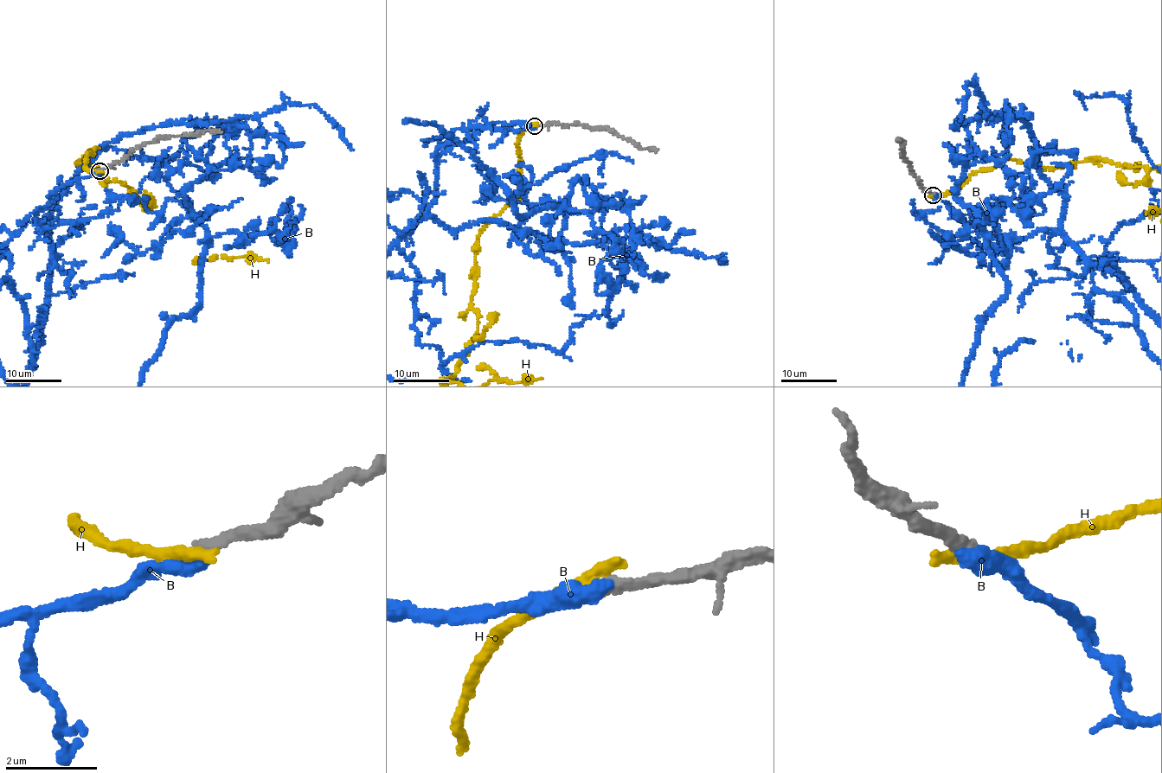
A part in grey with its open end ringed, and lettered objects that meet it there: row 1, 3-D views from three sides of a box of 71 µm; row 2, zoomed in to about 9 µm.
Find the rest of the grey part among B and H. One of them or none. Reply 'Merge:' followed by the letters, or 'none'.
Merge: B

